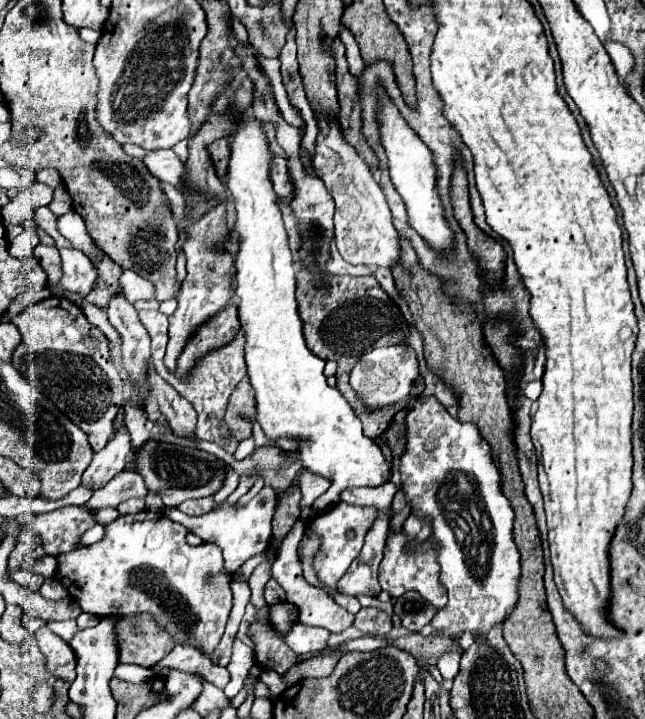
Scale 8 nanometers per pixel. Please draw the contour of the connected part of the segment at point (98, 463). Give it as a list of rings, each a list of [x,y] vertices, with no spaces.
[[[122,427],[112,435],[108,445],[94,455],[90,467],[82,475],[82,485],[92,485],[92,489],[104,487],[124,469],[128,455],[130,455],[130,435]]]

